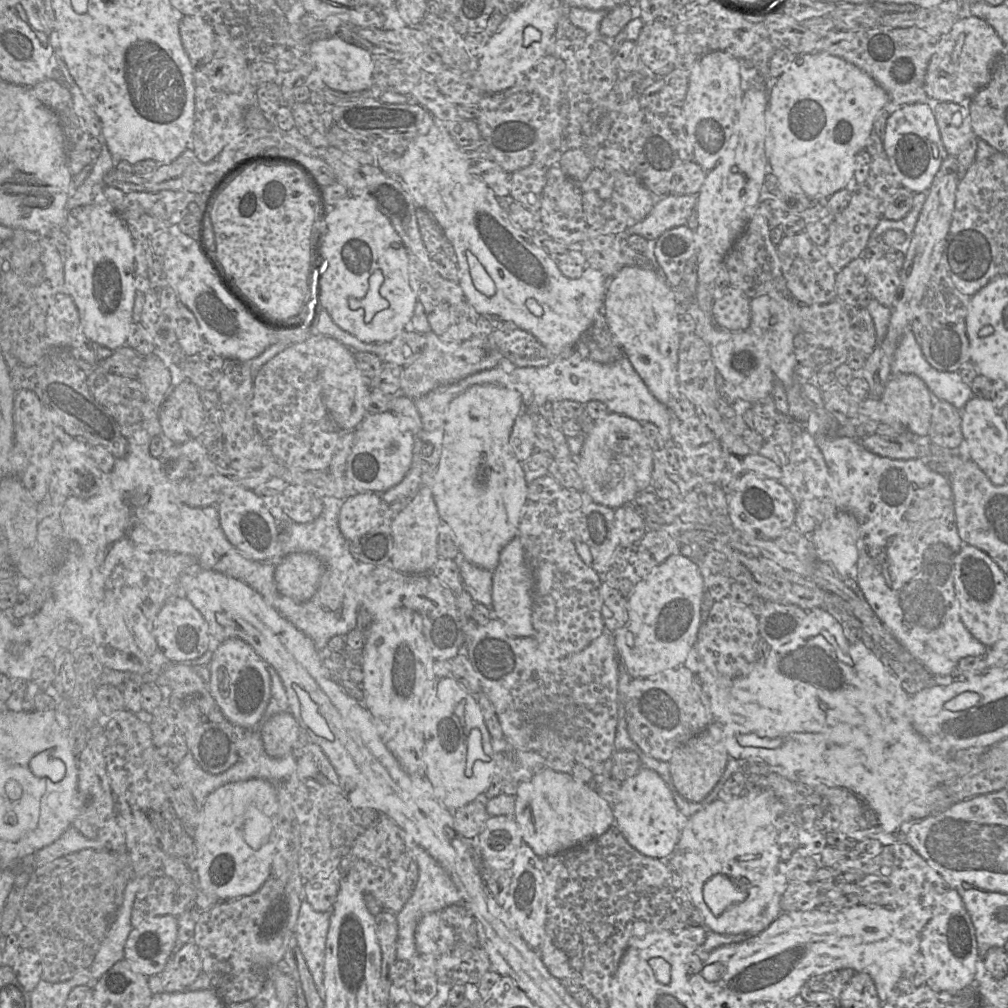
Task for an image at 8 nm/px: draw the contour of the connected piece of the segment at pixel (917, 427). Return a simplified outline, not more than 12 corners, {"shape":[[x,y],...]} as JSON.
{"shape":[[914,374],[892,375],[879,399],[927,437],[934,397]]}

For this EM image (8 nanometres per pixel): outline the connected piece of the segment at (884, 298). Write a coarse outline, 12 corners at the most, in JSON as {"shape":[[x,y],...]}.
{"shape":[[885,257],[867,260],[868,291],[892,308],[900,270]]}

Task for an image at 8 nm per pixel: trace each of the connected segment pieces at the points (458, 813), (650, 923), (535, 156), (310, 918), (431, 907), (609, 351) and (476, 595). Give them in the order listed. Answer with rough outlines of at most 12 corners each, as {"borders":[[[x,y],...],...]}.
{"borders":[[[484,799],[452,812],[464,840],[478,837],[490,817]],[[616,824],[542,858],[546,931],[608,1005],[674,873]],[[565,61],[485,95],[476,123],[509,174],[558,165]],[[300,905],[295,936],[321,999],[331,911]],[[415,845],[418,881],[396,915],[396,958],[417,954],[415,932],[428,913],[461,903],[452,878]],[[603,310],[572,353],[602,364],[625,356]],[[459,558],[465,590],[492,607],[493,572]]]}

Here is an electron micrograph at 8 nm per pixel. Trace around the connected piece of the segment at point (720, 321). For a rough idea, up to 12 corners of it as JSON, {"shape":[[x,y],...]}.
{"shape":[[732,285],[713,301],[714,323],[729,331],[750,325],[750,298]]}

